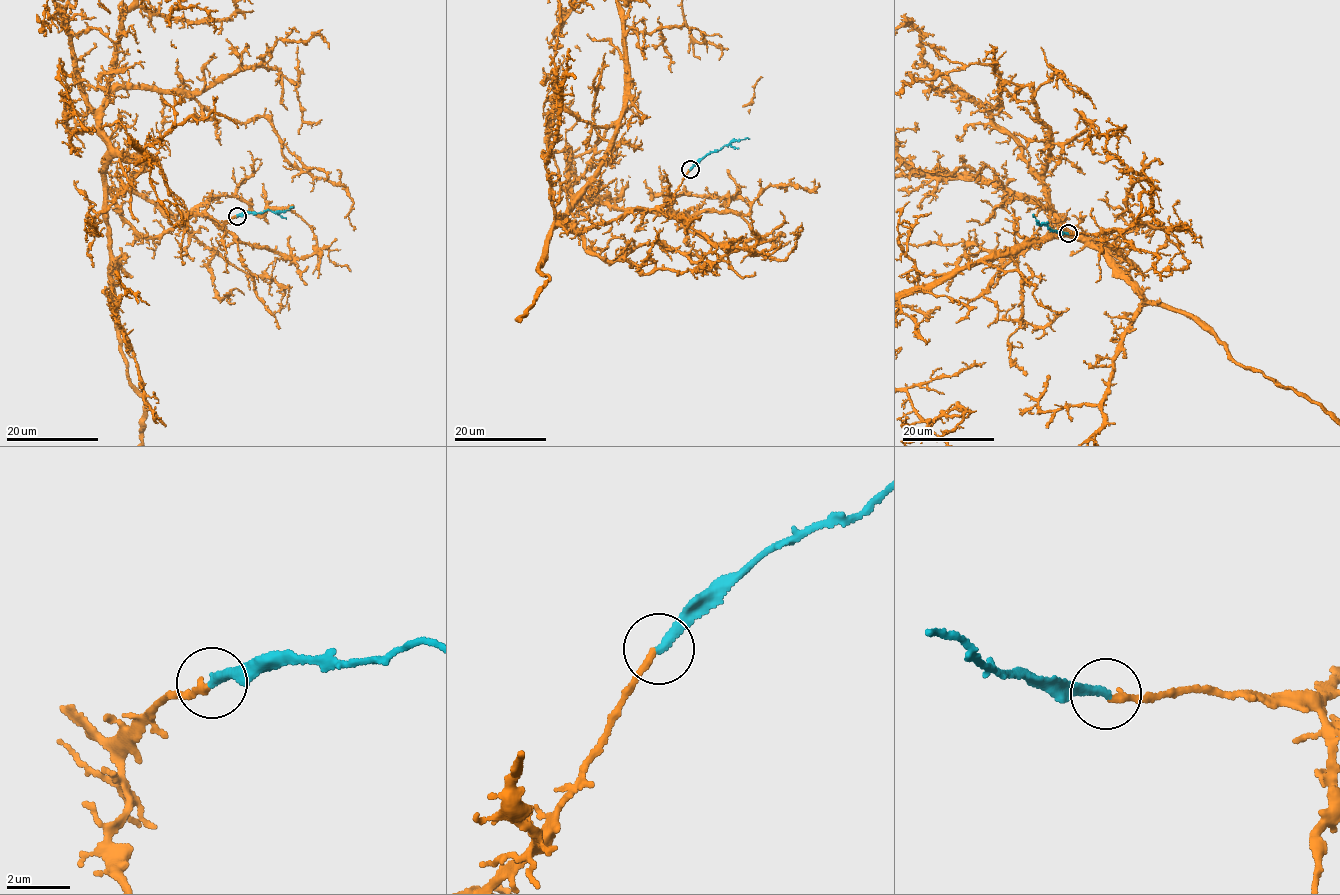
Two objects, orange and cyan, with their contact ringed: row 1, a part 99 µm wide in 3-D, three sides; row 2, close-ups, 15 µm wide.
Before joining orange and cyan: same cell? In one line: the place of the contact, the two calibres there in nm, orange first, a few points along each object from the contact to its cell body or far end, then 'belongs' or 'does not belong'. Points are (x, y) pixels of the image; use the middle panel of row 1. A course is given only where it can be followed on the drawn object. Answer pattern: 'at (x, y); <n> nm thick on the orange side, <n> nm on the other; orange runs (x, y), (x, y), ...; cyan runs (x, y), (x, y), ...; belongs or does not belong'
at (690, 169); 220 nm thick on the orange side, 320 nm on the other; orange runs (689, 170), (660, 207), (580, 232), (567, 220), (625, 102), (623, 22); cyan runs (689, 170), (707, 154), (723, 146), (749, 139); belongs

